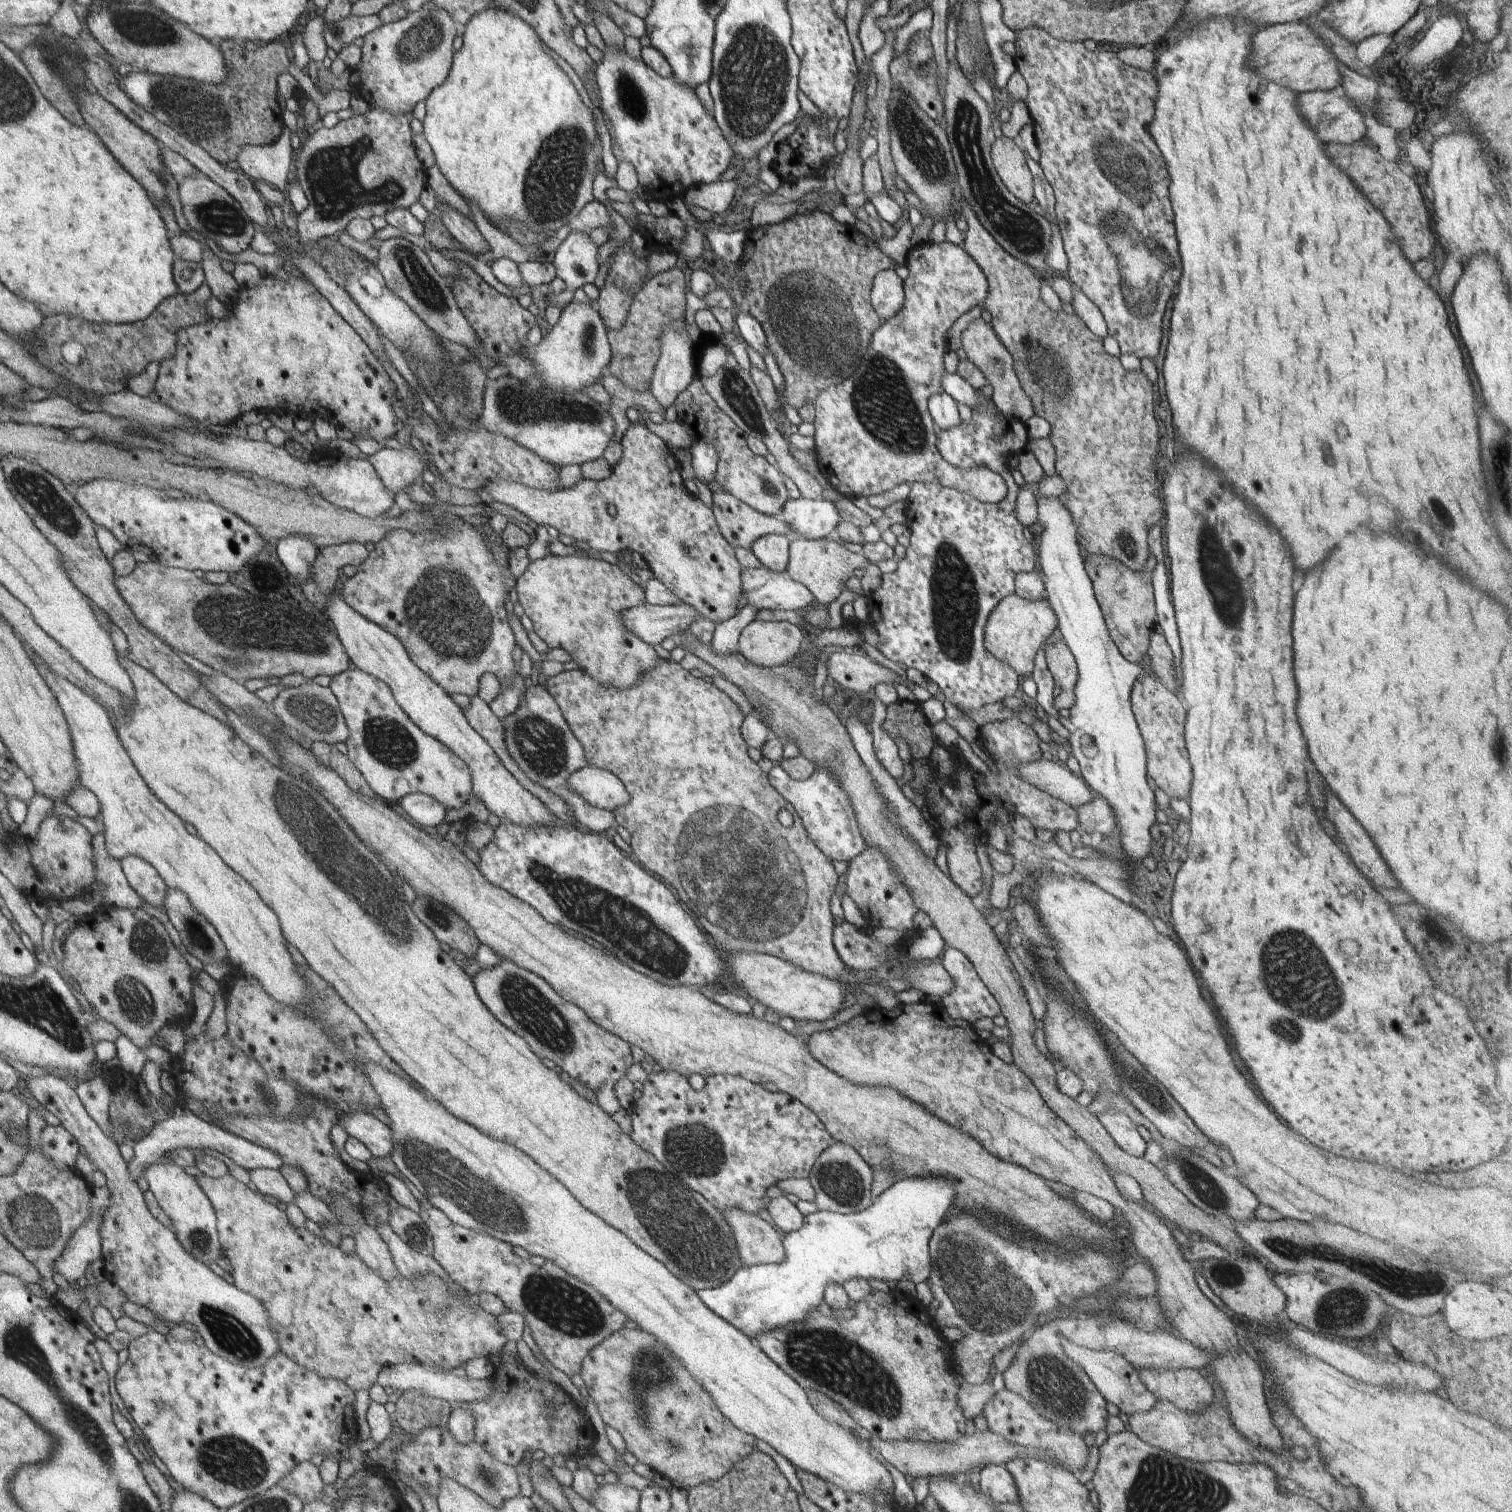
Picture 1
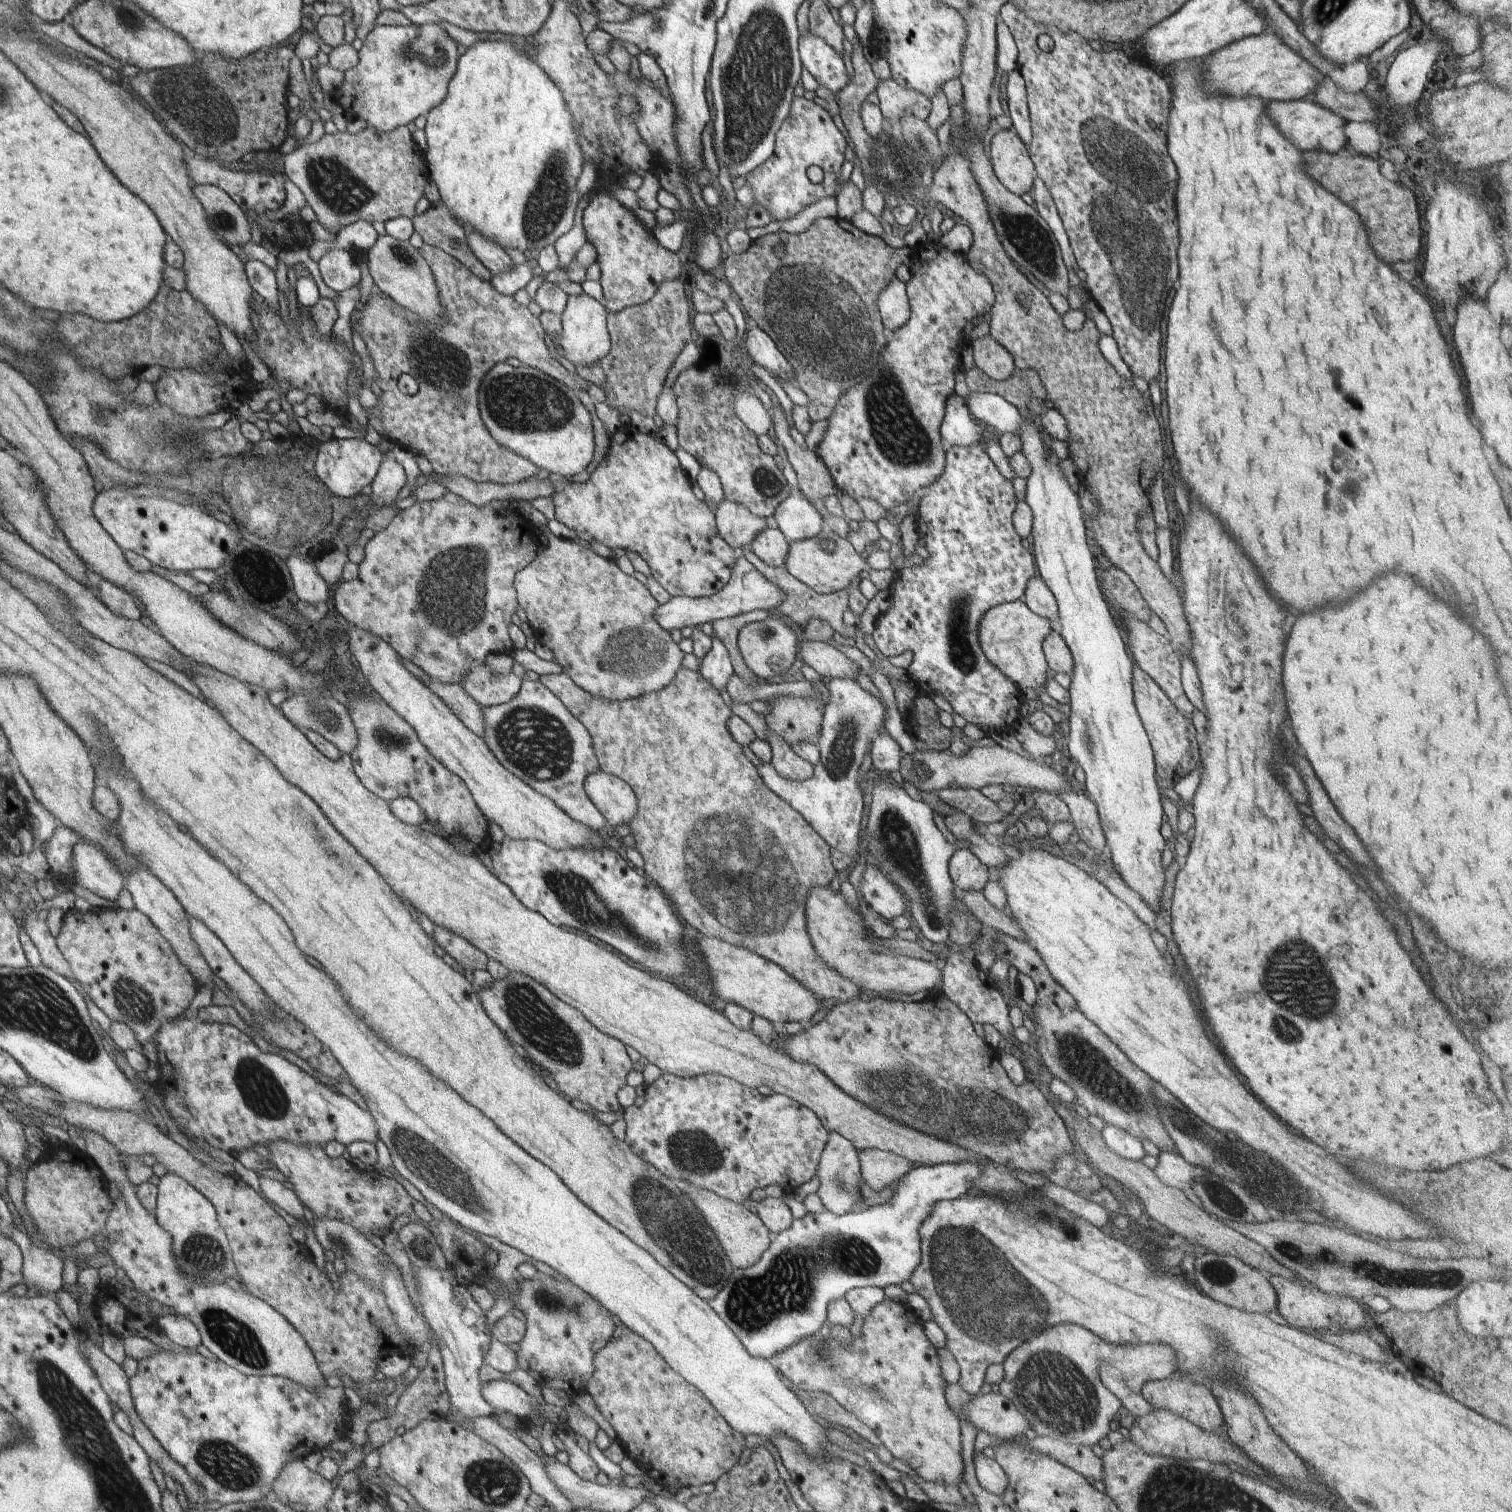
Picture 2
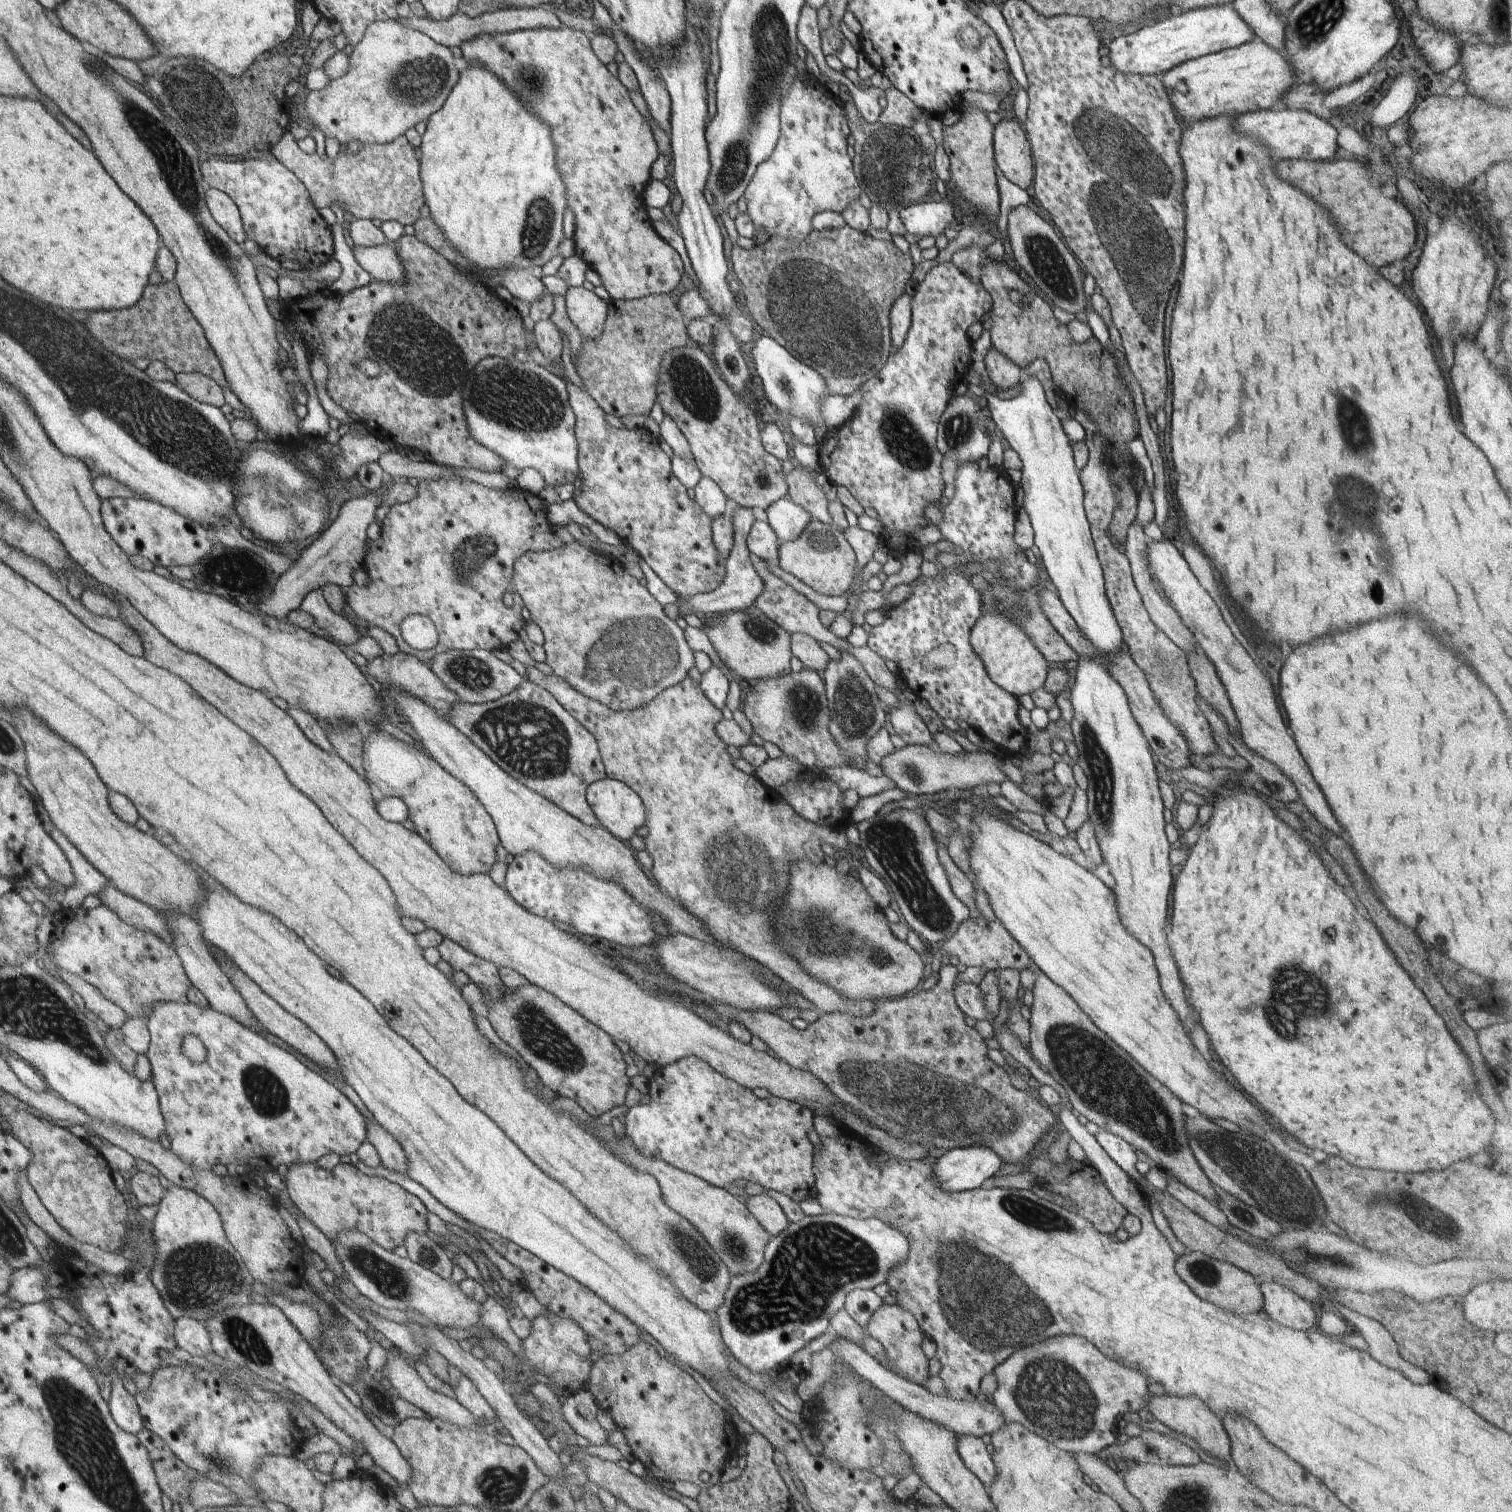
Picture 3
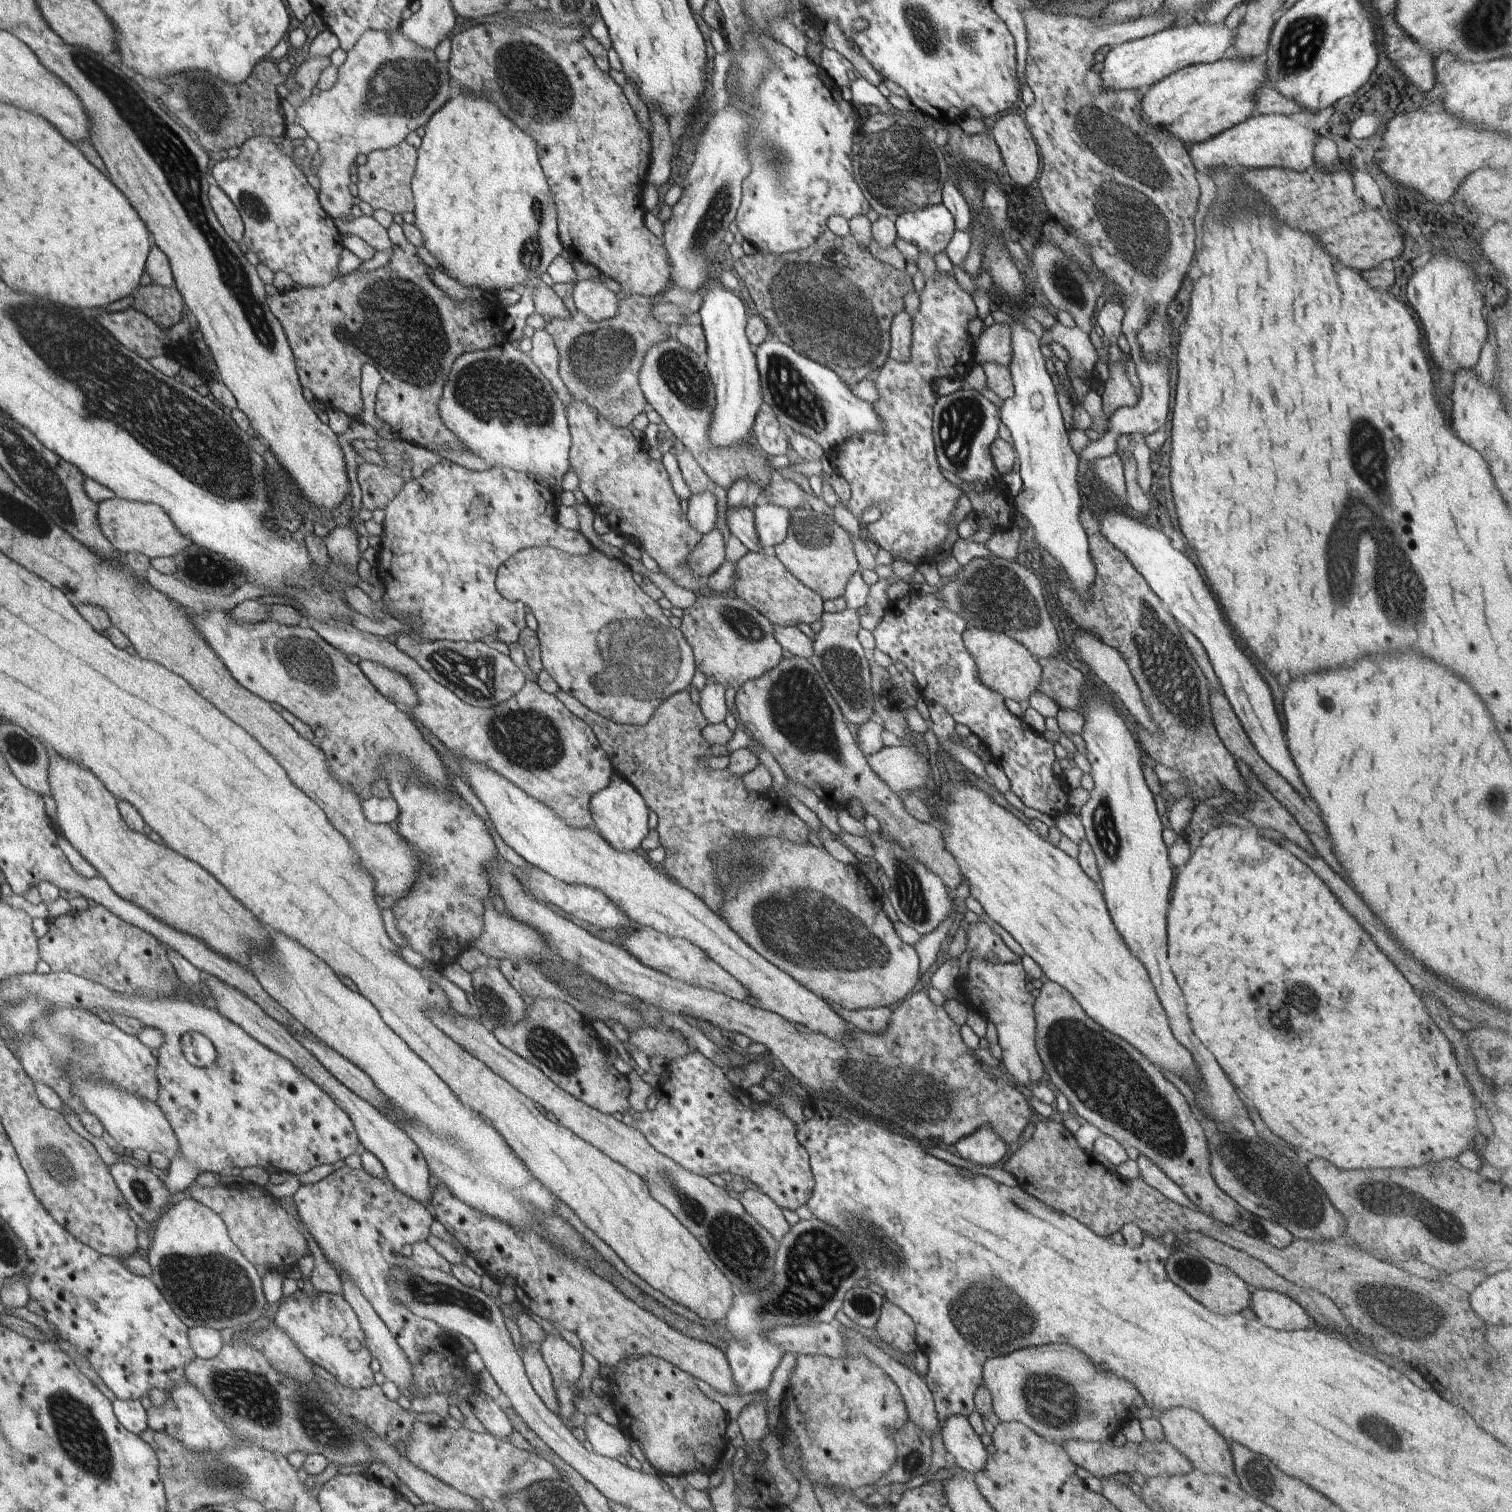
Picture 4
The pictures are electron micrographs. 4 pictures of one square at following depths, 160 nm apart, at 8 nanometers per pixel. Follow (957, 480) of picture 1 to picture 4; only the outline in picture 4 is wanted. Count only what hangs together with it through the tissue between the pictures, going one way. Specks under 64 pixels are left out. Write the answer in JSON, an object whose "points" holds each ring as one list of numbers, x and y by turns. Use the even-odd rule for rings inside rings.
{"points":[[938,272,934,276,931,277,930,280,925,282,925,287,923,289,922,294,919,296,920,298,920,307,916,317,912,321,912,344,911,344,911,360,908,363,899,363,894,359,888,359,885,363,885,366,875,372,874,379,876,383,876,387,879,391,880,398,882,398,882,402,876,403,876,406,880,410,880,414,885,418,885,424,888,426,886,432,884,433,863,433,862,435,858,435,857,437,853,437,850,439,845,445,838,448,836,452,832,452,826,455,825,462,830,464,834,470,840,473,851,486,851,497,849,500,849,505,847,509,860,520,862,513,866,508,878,508,880,510,880,519,879,521,875,521,873,523,868,523,866,525,867,532,872,534,872,538,874,538,875,544,879,547,884,548,886,552,890,552,890,556,892,556,893,560,904,560,904,562,910,562,912,564,916,564,920,562,920,560,924,560,930,554,934,556,937,554,938,548,940,548,941,544,944,544,944,540,946,540,946,536,950,534,952,530,952,526,950,526,950,514,954,508,957,507,958,502,960,500,958,498,962,498,962,495,965,494,965,486,958,486,948,481,943,475,942,472,938,469,938,462,936,461,936,451,935,444,933,441,933,410,935,408,935,404,939,399,937,392,933,389,933,380,938,377,949,377,949,378,960,378,964,379,967,374,977,366,977,362,975,361,975,355,973,354,973,346,974,340,968,332,968,323,970,320,977,317,977,306,975,305,973,296,966,293,958,284,956,283,956,279,954,276,952,277,943,277]]}

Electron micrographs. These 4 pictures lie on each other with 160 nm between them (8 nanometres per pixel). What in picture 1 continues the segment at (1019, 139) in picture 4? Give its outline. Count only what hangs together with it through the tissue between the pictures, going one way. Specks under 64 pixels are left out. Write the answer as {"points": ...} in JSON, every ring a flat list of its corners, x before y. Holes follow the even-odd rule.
{"points":[[1004,136,995,138,991,159,1006,188,1022,202,1031,202,1034,197,1033,176,1027,165,1027,156,1017,140]]}

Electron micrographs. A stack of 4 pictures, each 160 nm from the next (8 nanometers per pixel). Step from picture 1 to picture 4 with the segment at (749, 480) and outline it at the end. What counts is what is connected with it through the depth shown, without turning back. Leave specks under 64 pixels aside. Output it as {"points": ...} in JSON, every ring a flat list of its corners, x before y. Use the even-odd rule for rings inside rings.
{"points":[[668,337,647,350,639,377,644,396,648,397,651,408,660,414,662,422,668,425,675,438,681,440,683,446,712,480,712,484,729,488,740,477,748,477,758,483,763,490,770,484,764,468,773,466,768,463,767,455,756,443,748,442,724,448,714,447,709,442,707,426,710,424,711,411,715,403,715,390,707,374,707,358,685,347,678,339]]}

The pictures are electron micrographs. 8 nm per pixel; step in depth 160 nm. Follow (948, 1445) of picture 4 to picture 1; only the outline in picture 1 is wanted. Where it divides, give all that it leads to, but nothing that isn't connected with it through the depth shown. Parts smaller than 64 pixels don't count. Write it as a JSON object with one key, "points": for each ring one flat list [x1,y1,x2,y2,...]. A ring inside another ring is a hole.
{"points":[[989,1464,980,1471,979,1487,992,1502,1019,1502,1013,1476,1004,1465]]}

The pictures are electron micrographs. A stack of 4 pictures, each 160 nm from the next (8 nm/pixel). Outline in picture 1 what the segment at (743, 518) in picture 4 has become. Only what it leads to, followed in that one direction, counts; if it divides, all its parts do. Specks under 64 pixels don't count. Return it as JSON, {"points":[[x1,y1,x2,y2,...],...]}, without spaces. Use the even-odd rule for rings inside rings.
{"points":[[774,533,758,538,750,549,762,566,782,574,787,570,789,543,787,537]]}

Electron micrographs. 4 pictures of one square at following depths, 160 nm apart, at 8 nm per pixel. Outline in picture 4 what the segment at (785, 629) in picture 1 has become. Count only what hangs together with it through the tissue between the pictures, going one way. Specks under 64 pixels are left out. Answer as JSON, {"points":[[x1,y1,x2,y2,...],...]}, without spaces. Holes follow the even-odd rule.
{"points":[[715,593,697,594,695,603,690,608,683,610,683,616,678,621,678,628,692,649,695,668,706,678,707,684,711,681,725,689,739,689,745,682,762,676,768,669,774,668,782,658,783,648,775,639,773,624,736,594]]}

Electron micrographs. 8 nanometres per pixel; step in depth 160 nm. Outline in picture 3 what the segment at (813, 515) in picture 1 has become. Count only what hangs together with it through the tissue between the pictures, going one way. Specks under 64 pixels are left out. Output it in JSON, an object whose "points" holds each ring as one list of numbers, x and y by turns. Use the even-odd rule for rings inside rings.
{"points":[[789,495,773,502,765,511,767,523,780,544,796,540,812,520,811,514,794,504]]}

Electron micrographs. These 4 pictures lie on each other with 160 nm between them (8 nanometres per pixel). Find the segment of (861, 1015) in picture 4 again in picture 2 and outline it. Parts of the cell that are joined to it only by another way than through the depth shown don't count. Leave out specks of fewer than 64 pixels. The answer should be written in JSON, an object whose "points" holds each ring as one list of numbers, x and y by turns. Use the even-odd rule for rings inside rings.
{"points":[[681,667,676,672,675,680,672,680,668,687,662,688,657,692,648,692,638,698,630,698,620,701,607,700,606,698,597,698,591,693,586,692,572,681,567,673,540,675,538,681,547,686,560,701,567,706,572,714,589,730,595,755,598,757,601,771,613,776,618,776,626,781,628,785,632,784,635,795,638,796,639,808,636,810,636,816,628,822,631,835,636,844,634,849,640,853,644,860,644,870,650,880,654,880,660,886,660,889,672,899,674,907,678,908,678,913,682,920,688,923,688,928,695,928,700,932,700,936,708,939,722,940,728,942,728,945,739,945,740,948,746,948,774,964,778,964,786,974,798,980,804,988,808,988,818,1000,836,1000,838,1003,854,1000,858,996,864,995,852,980,840,976,836,970,833,970,816,954,808,926,806,926,806,900,808,892,812,888,828,888,832,880,837,877,837,871,832,865,831,848,820,838,814,828,811,828,806,820,790,804,787,804,782,798,779,798,768,786,764,784,760,772,744,755,743,745,732,738,728,724,726,722,732,718,733,712,731,706,724,701,720,691,716,690,702,674,692,672]]}

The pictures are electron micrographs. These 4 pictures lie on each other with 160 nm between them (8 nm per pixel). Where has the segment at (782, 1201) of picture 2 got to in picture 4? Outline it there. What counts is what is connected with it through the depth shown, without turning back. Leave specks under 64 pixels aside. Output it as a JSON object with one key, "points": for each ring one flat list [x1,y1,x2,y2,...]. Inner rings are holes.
{"points":[[747,1188,739,1192,740,1204,751,1214,777,1241,782,1240,791,1226,788,1225,782,1209,760,1190]]}

